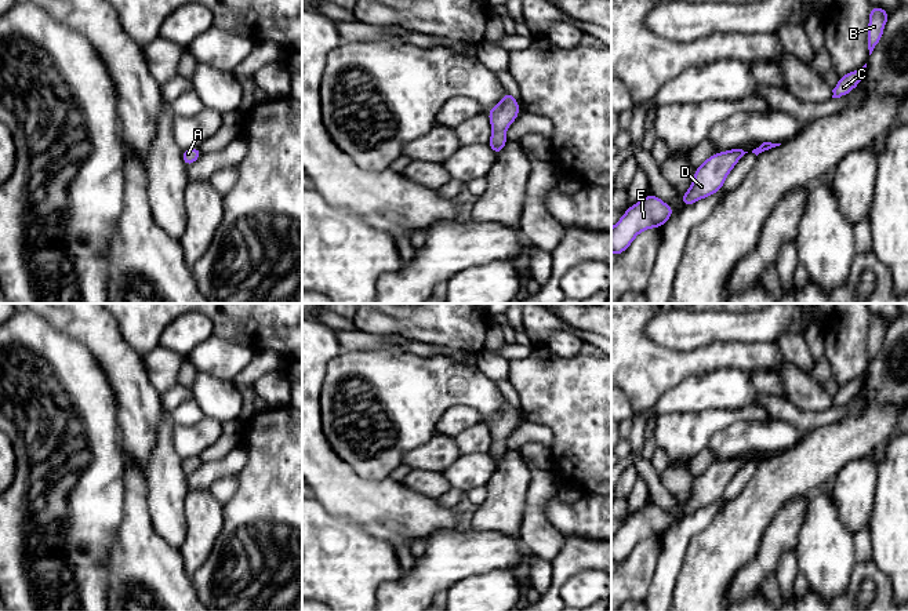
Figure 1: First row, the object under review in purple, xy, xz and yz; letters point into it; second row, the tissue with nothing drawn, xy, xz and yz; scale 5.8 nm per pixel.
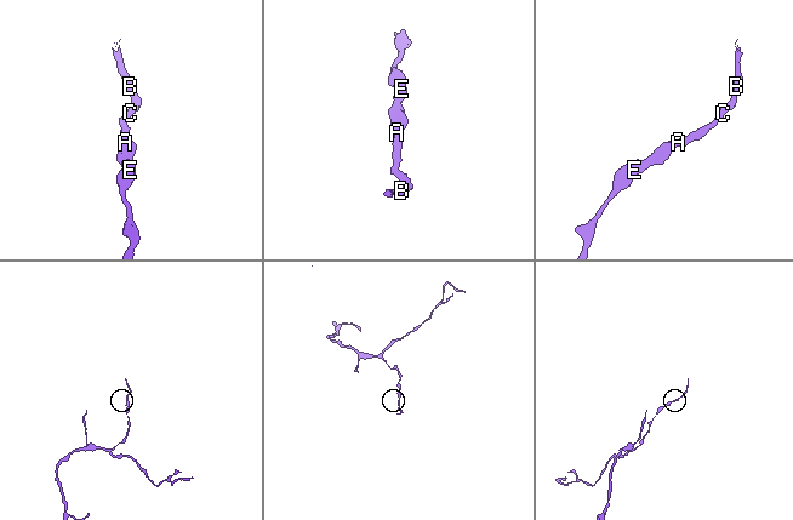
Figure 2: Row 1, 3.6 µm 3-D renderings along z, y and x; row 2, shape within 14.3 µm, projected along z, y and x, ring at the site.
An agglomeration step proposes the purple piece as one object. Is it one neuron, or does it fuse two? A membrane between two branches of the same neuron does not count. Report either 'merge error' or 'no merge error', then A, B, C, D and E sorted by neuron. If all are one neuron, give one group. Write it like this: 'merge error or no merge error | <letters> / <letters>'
no merge error | A B C D E

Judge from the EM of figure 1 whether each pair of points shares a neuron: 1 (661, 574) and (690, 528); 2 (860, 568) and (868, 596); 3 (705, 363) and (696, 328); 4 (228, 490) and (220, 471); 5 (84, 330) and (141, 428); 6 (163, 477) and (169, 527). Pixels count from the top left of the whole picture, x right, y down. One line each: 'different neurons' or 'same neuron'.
1: same neuron
2: different neurons
3: different neurons
4: different neurons
5: same neuron
6: same neuron

